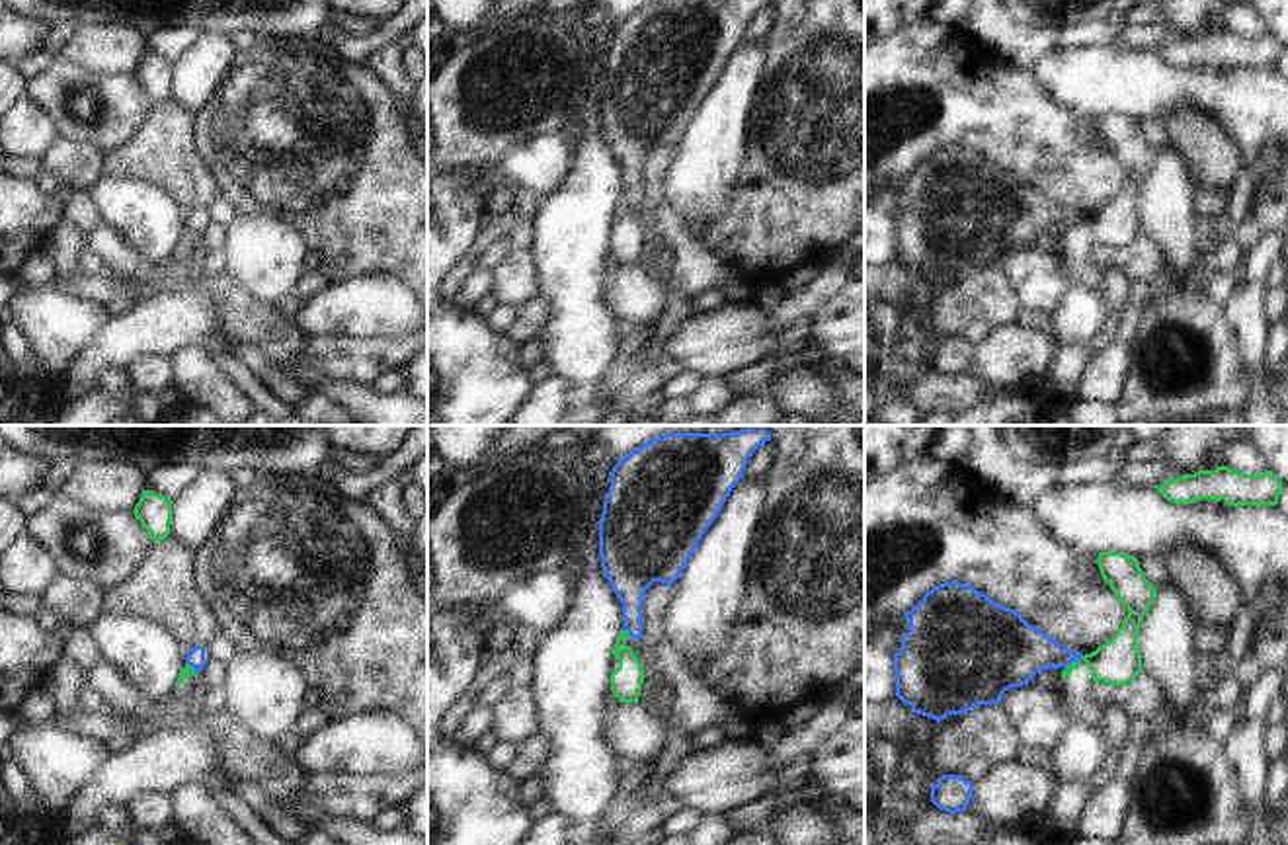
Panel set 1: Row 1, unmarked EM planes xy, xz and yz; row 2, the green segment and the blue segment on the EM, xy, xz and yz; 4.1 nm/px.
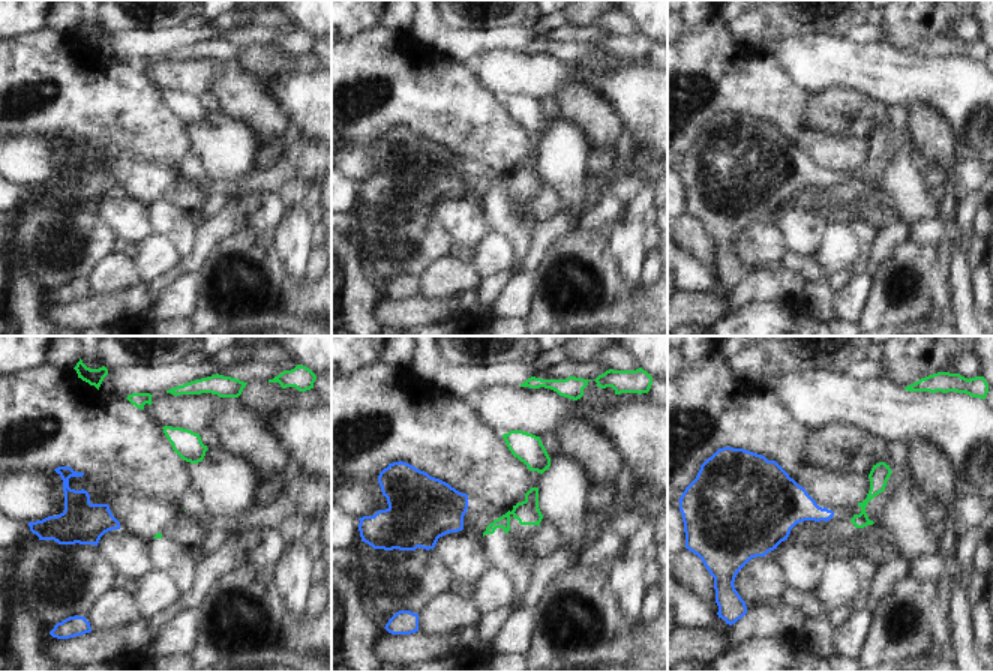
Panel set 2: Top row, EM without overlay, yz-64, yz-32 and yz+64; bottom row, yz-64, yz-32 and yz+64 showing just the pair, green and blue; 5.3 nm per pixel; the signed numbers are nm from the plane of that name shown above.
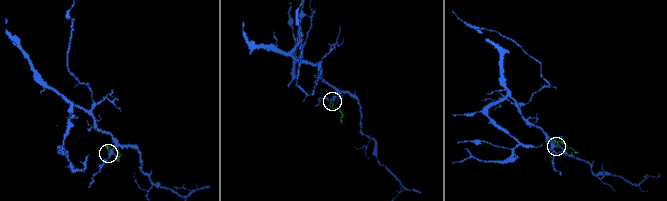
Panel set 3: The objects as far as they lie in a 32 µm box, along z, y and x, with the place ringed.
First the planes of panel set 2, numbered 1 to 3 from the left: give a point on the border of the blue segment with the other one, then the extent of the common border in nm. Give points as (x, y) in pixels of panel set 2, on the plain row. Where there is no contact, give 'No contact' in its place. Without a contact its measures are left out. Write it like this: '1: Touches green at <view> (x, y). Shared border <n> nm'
1: No contact
2: No contact
3: No contact.

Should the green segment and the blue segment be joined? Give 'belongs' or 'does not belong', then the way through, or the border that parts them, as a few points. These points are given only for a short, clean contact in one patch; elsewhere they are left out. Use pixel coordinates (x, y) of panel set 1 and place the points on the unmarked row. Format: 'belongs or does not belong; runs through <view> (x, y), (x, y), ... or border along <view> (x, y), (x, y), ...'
does not belong; border along yz (1084, 219), (1066, 231)

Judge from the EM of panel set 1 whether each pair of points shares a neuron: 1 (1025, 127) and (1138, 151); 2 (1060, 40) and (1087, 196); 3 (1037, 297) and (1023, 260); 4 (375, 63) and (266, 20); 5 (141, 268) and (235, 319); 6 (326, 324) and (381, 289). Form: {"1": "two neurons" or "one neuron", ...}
{"1": "two neurons", "2": "two neurons", "3": "one neuron", "4": "two neurons", "5": "one neuron", "6": "one neuron"}

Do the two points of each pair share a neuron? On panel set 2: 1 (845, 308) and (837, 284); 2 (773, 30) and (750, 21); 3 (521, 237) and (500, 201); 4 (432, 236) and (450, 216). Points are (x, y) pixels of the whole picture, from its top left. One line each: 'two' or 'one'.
1: two
2: one
3: one
4: two

